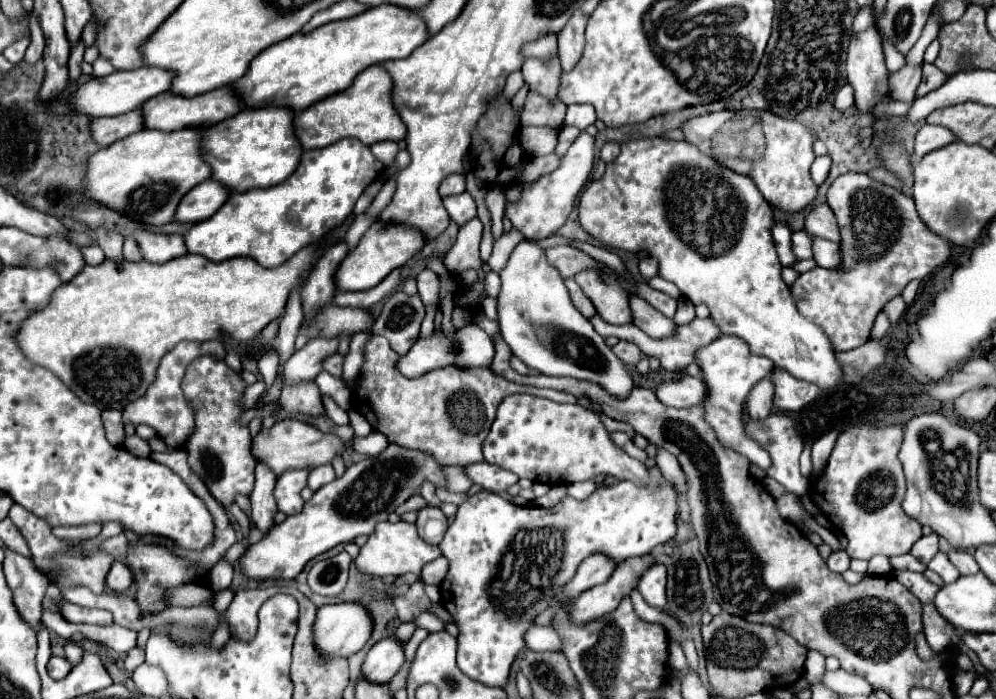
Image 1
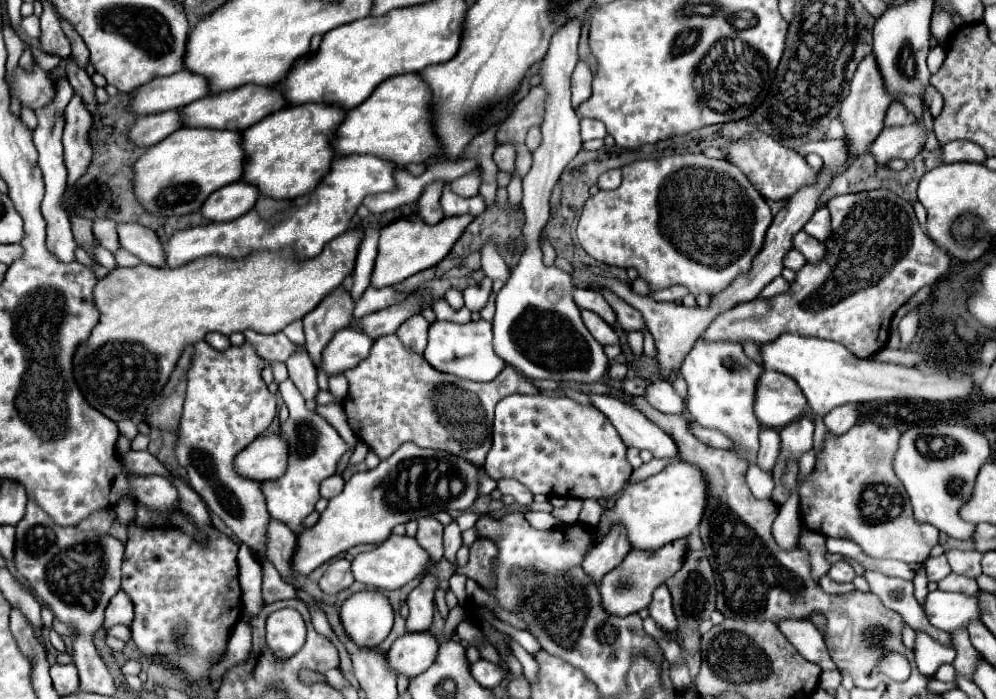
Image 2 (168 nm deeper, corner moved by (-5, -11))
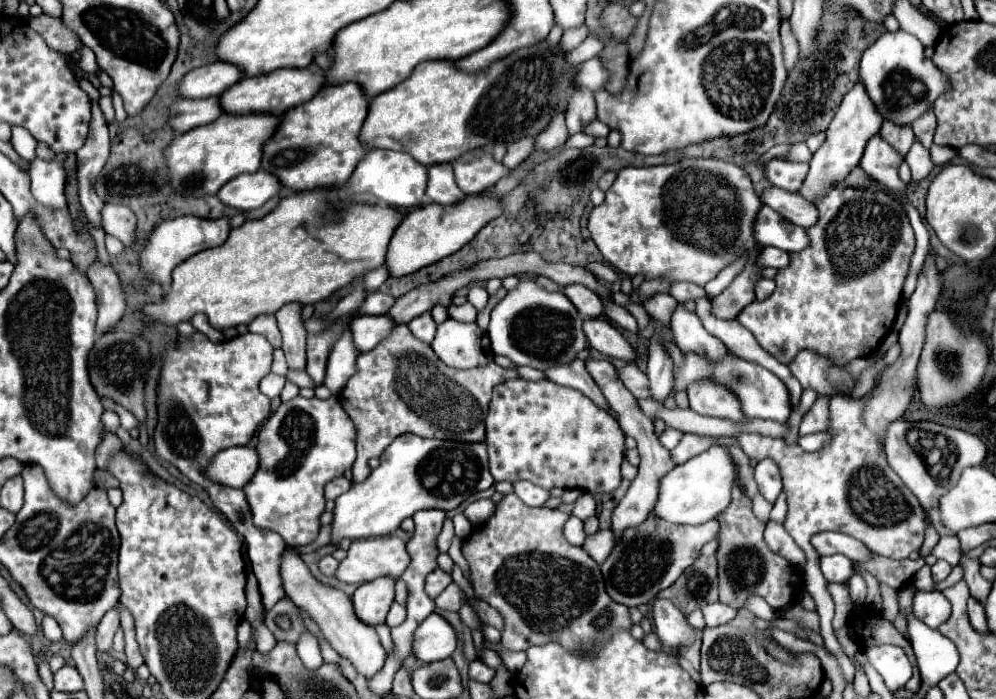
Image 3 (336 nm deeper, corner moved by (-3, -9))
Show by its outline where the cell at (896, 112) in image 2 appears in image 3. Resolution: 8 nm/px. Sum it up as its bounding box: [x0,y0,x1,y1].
[879,120,915,156]

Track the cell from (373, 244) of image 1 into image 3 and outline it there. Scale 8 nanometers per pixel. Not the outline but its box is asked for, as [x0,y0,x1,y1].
[385,194,501,276]

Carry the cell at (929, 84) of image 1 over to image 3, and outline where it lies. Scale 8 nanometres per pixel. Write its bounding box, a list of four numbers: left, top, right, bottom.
[913,110,937,148]

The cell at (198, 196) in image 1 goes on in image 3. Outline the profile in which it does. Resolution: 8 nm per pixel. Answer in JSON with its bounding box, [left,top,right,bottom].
[217,172,281,212]

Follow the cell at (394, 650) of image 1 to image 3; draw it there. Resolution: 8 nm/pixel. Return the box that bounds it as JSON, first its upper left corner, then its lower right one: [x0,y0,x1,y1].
[413,614,457,662]

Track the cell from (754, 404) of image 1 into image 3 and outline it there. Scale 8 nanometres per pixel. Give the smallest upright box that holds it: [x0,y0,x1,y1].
[755,458,783,502]

